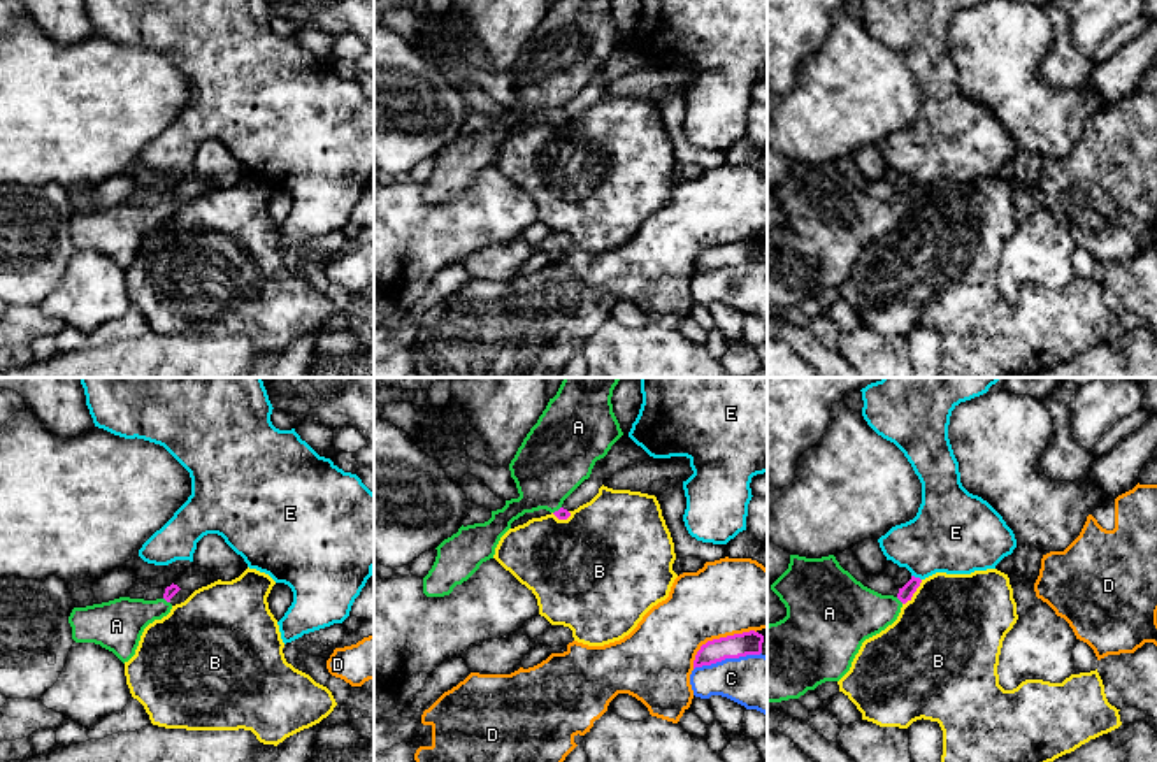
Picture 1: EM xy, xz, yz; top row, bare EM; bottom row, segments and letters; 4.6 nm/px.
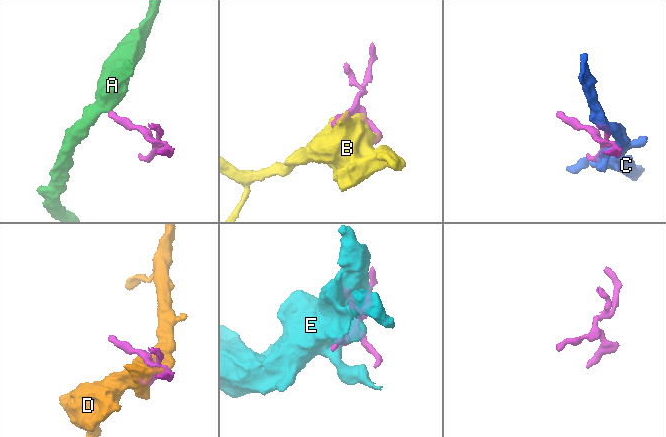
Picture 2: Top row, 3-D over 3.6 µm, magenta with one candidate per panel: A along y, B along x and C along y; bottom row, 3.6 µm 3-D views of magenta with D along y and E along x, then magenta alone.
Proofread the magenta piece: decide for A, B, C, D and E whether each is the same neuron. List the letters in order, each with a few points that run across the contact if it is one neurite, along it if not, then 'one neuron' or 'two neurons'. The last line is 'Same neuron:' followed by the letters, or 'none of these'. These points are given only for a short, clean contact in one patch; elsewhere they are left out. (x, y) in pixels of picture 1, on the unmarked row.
A: line yz (896, 204), (903, 209); two neurons
B: two neurons
C: two neurons
D: two neurons
E: two neurons
Same neuron: none of these

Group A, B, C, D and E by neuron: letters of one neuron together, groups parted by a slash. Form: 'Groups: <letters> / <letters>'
Groups: A / B / C / D / E

